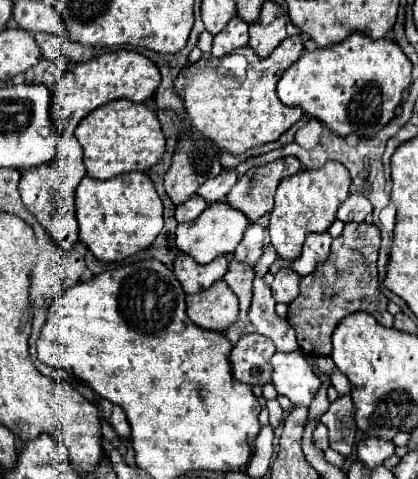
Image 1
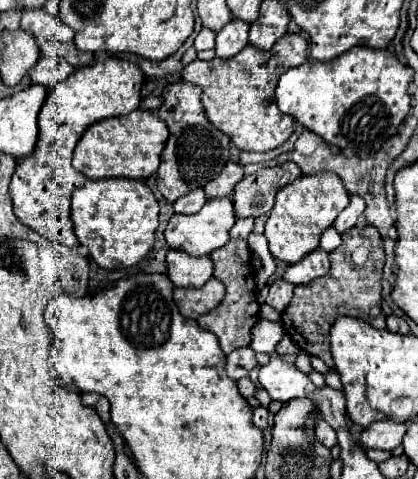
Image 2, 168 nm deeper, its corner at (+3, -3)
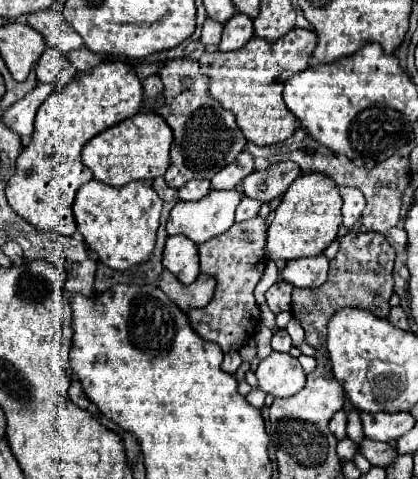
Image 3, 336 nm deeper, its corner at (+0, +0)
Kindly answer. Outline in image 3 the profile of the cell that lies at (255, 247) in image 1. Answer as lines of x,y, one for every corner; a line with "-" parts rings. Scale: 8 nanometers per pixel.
243,197
241,203
239,203
239,207
237,207
235,221
241,223
241,221
247,221
247,219
255,217
255,215
259,213
259,207
261,207
261,203
255,203
255,199
247,199
247,197

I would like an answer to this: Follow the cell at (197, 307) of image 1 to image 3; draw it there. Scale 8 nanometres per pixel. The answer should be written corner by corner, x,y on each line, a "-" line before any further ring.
163,271
163,279
161,279
161,291
169,295
169,299
179,305
185,313
205,307
215,291
215,279
211,275
199,275
195,279
195,283
191,285
183,285
175,275
171,275
169,271

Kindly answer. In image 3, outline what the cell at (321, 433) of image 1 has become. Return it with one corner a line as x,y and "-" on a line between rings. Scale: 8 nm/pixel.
337,411
337,413
333,415
333,419
329,421
329,431
331,431
337,439
345,439
345,437
347,437
345,427
347,427
347,413
345,413
345,411

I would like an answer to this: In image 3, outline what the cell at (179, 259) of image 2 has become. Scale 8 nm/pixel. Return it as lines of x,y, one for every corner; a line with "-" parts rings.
181,235
169,237
163,251
163,267
171,271
181,283
193,283
201,273
197,245

